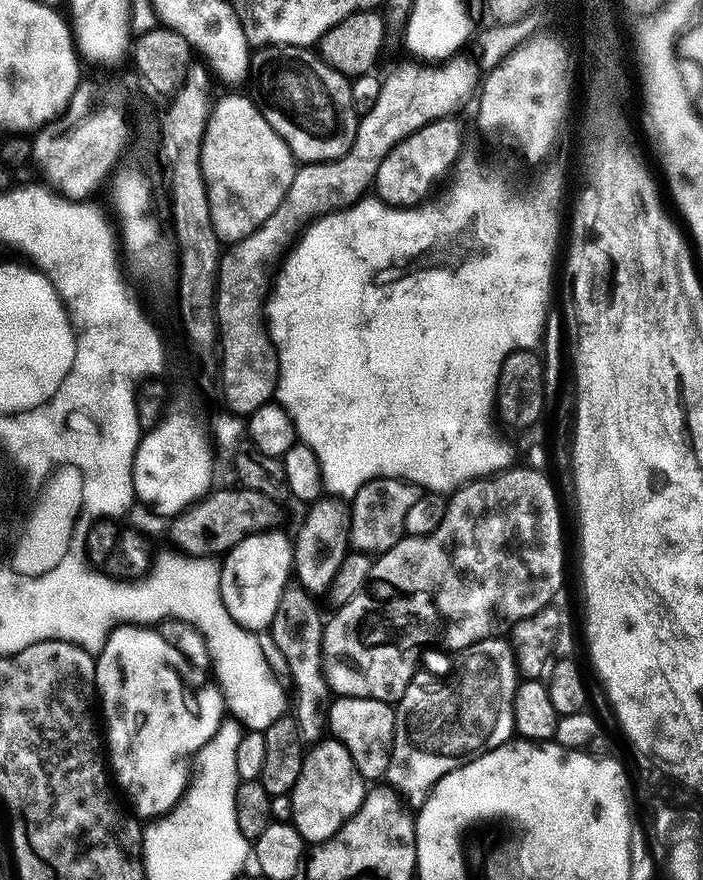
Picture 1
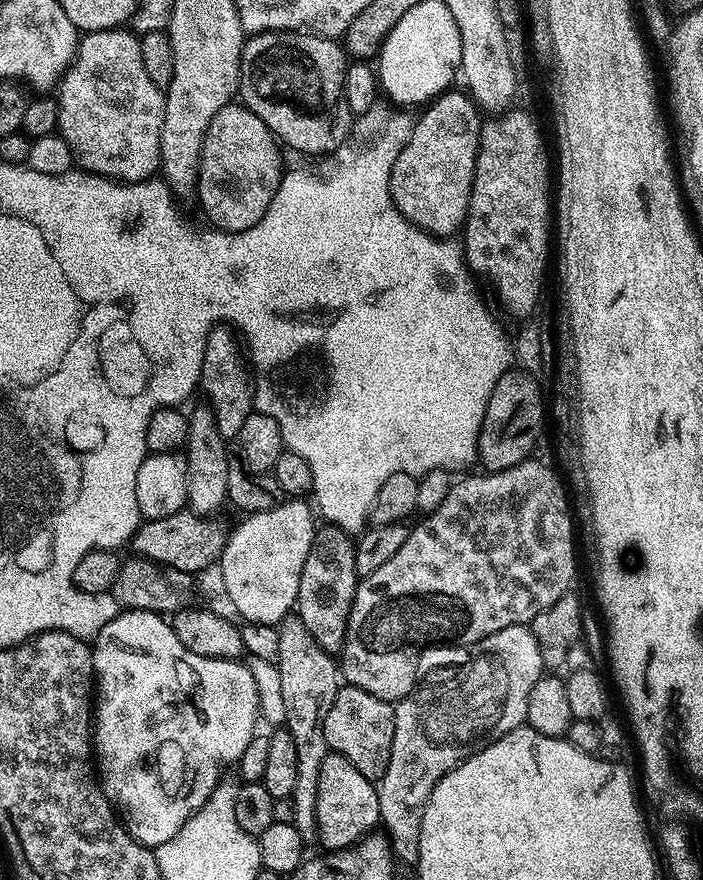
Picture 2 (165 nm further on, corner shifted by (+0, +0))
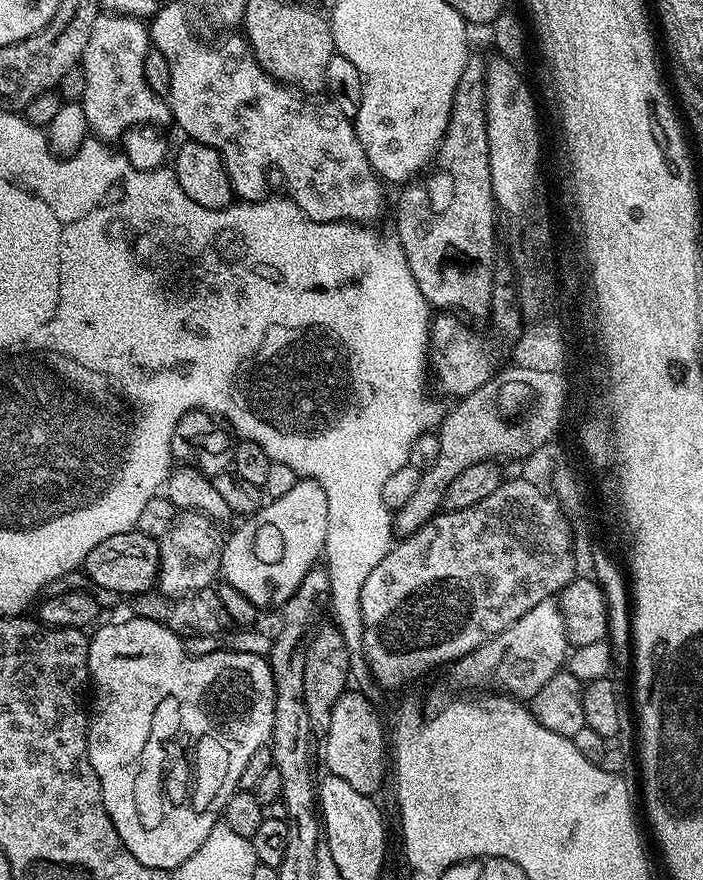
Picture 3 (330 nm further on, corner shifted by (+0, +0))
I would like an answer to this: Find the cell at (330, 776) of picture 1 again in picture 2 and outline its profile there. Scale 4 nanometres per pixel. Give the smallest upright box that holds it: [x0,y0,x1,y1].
[316,751,380,850]

